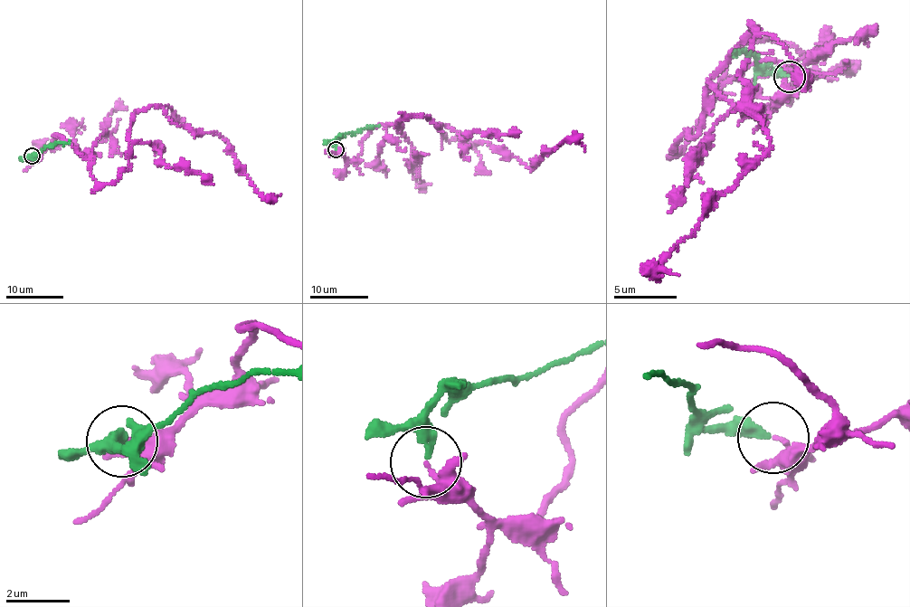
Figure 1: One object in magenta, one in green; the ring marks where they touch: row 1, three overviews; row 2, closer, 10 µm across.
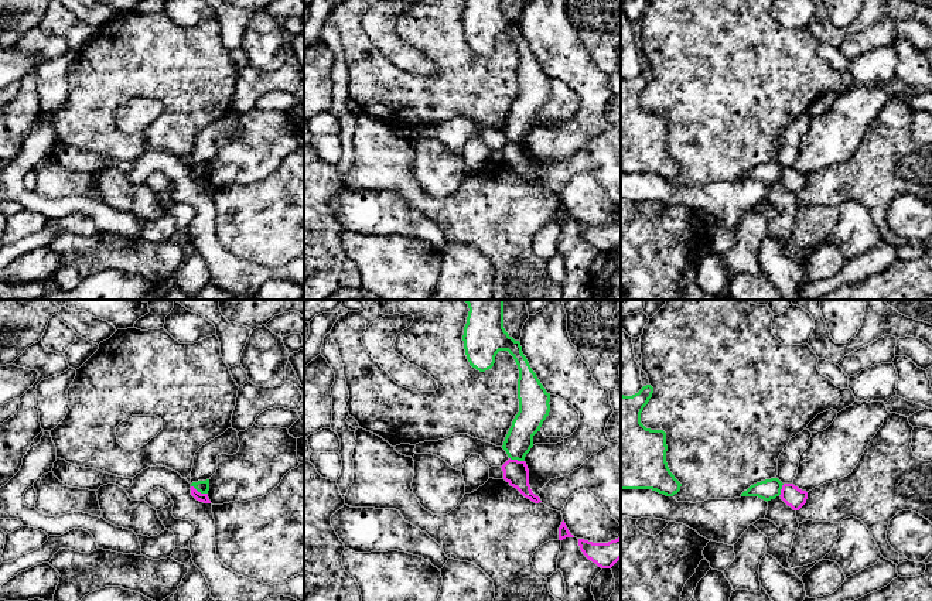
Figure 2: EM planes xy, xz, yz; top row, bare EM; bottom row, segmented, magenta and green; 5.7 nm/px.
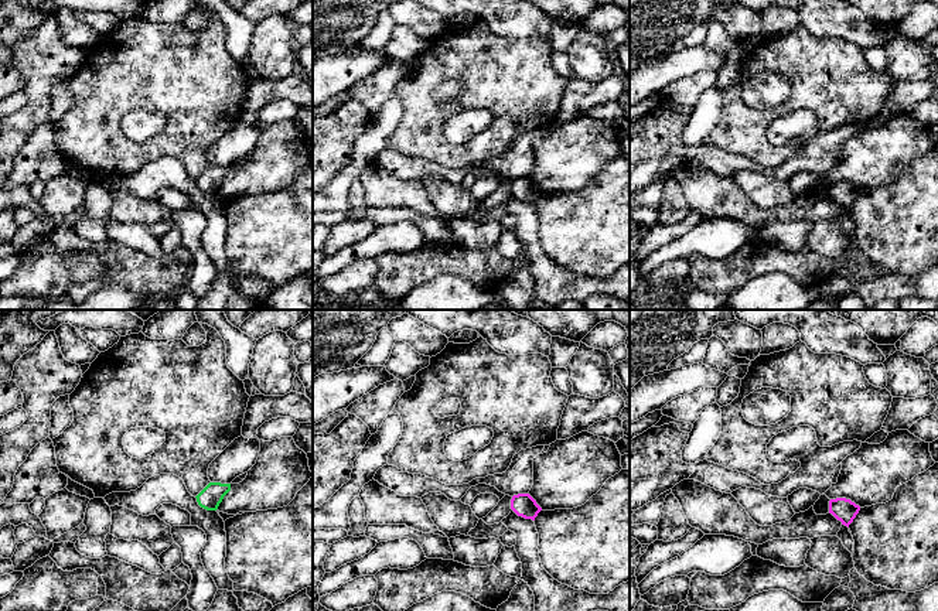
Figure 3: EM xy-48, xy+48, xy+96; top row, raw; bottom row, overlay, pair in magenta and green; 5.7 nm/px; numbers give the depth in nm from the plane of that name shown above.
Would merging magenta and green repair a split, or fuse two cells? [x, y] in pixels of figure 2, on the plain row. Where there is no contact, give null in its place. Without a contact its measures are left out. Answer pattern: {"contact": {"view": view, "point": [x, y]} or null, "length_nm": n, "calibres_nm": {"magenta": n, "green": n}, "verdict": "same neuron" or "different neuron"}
{"contact": {"view": "xy", "point": [200, 176]}, "length_nm": 110, "calibres_nm": {"magenta": 50, "green": 70}, "verdict": "different neuron"}

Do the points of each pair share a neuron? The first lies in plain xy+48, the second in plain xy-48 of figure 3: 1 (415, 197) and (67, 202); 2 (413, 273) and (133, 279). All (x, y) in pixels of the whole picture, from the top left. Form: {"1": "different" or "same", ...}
{"1": "same", "2": "same"}

